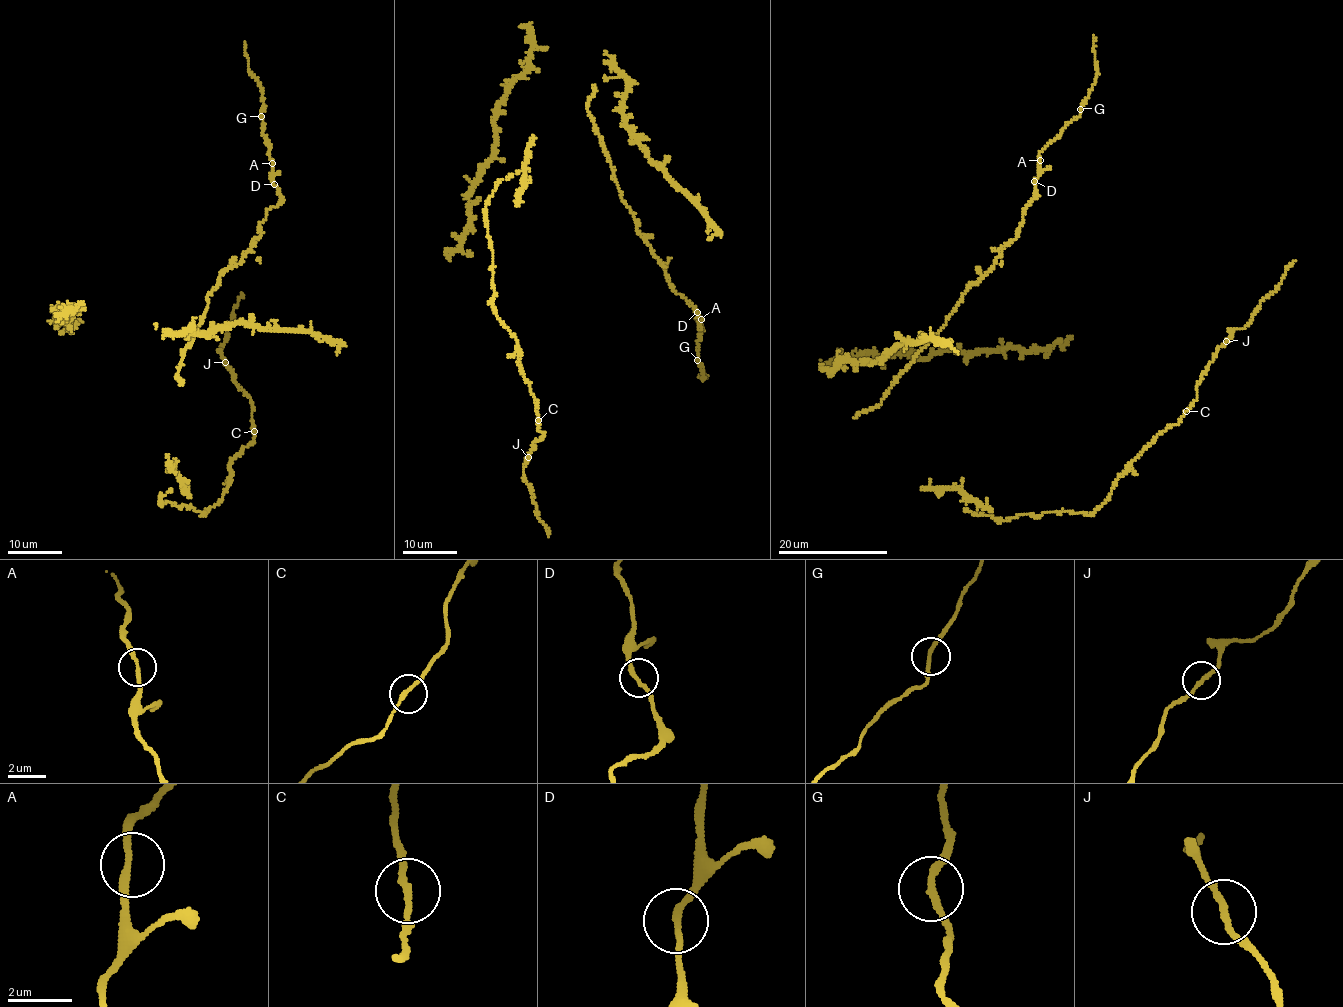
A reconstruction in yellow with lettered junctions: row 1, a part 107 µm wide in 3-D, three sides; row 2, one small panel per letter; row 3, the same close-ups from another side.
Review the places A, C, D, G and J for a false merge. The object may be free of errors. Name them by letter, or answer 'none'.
none

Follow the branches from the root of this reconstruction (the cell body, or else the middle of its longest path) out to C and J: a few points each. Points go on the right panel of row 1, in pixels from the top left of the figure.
C: (964, 509), (997, 520), (1053, 511), (1094, 513), (1130, 462), (1186, 411)
J: (964, 509), (997, 520), (1053, 511), (1094, 513), (1130, 462), (1179, 421), (1197, 397), (1200, 376), (1226, 341)

